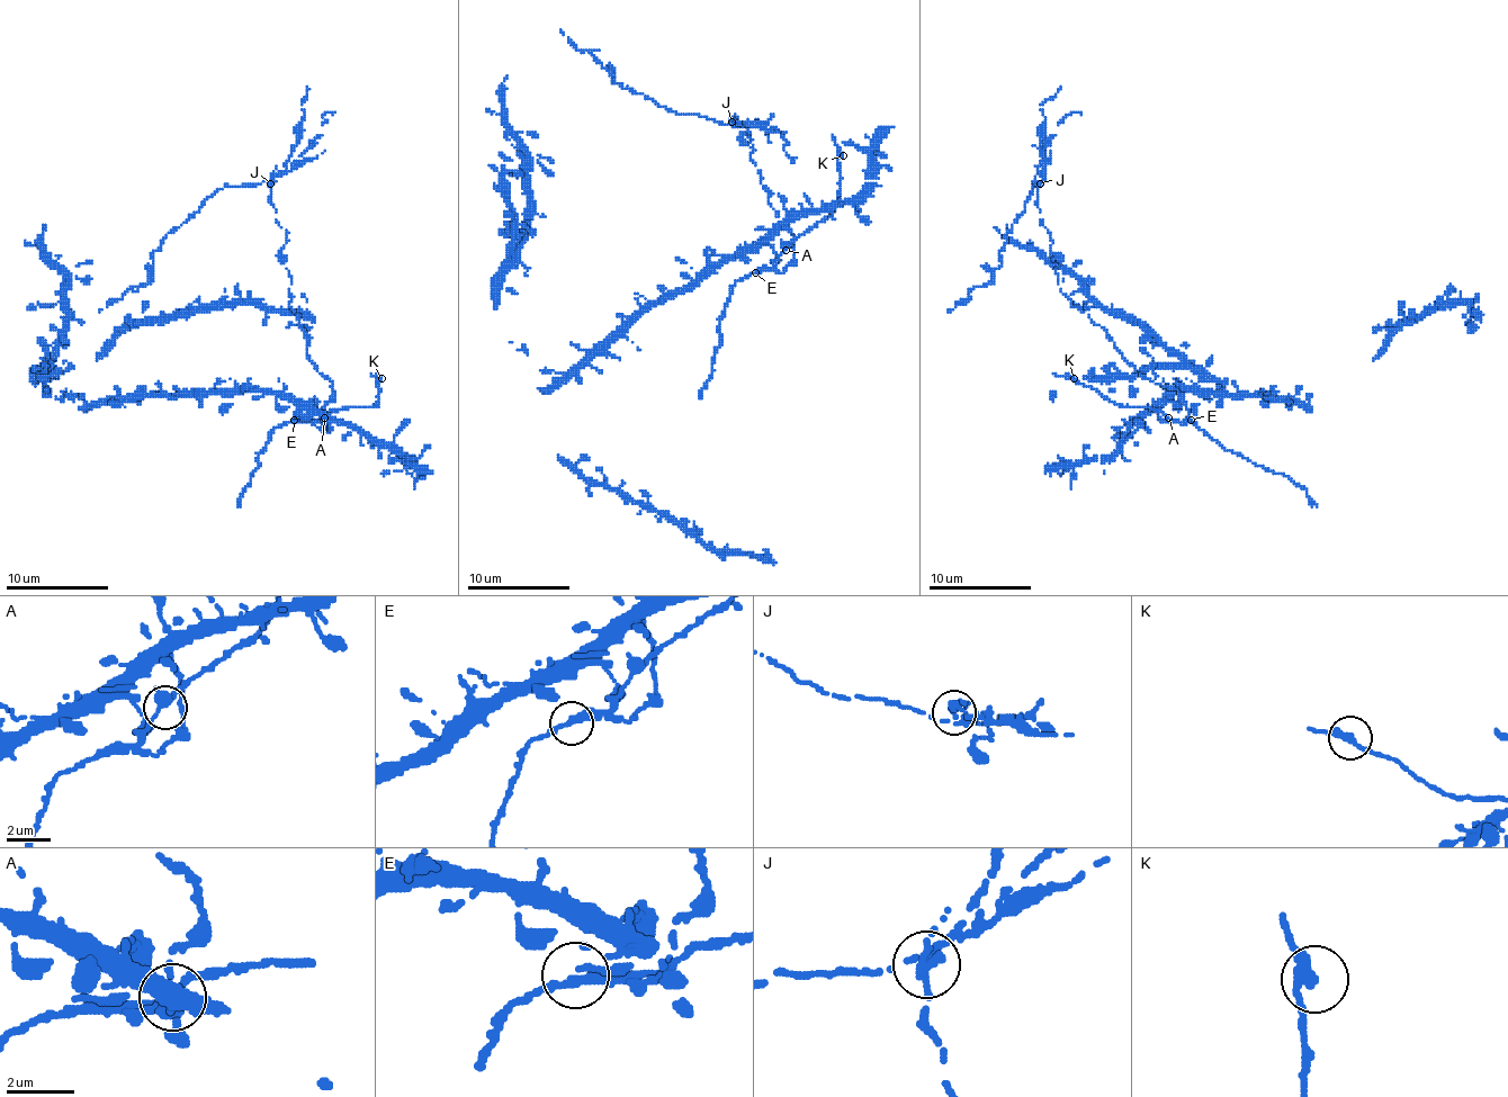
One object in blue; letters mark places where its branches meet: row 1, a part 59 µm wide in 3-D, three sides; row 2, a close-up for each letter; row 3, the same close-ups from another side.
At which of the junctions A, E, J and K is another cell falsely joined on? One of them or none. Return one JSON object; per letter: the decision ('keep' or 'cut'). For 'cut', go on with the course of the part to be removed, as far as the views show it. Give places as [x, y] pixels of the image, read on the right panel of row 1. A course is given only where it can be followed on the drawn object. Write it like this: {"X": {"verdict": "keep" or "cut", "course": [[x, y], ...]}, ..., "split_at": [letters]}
{"A": {"verdict": "keep"}, "E": {"verdict": "keep"}, "J": {"verdict": "cut", "course": [[1040, 183], [1032, 187], [999, 253], [1002, 263], [994, 279], [976, 286], [968, 299], [948, 312]]}, "K": {"verdict": "keep"}, "split_at": ["J"]}

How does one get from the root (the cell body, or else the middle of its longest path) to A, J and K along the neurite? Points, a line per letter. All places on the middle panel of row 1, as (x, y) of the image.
A: (775, 234), (786, 250)
J: (775, 234), (781, 272), (793, 237), (769, 204), (747, 129), (733, 122)
K: (775, 234), (786, 248), (829, 214), (837, 204), (837, 160), (843, 155)

